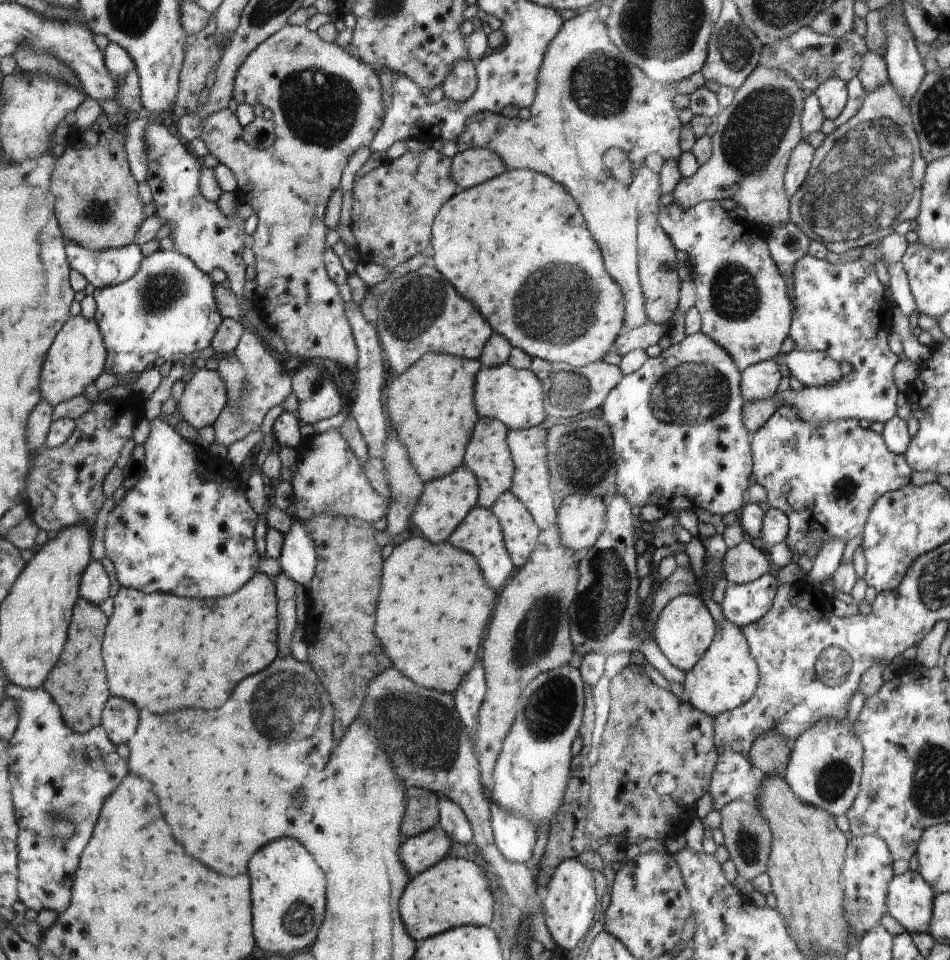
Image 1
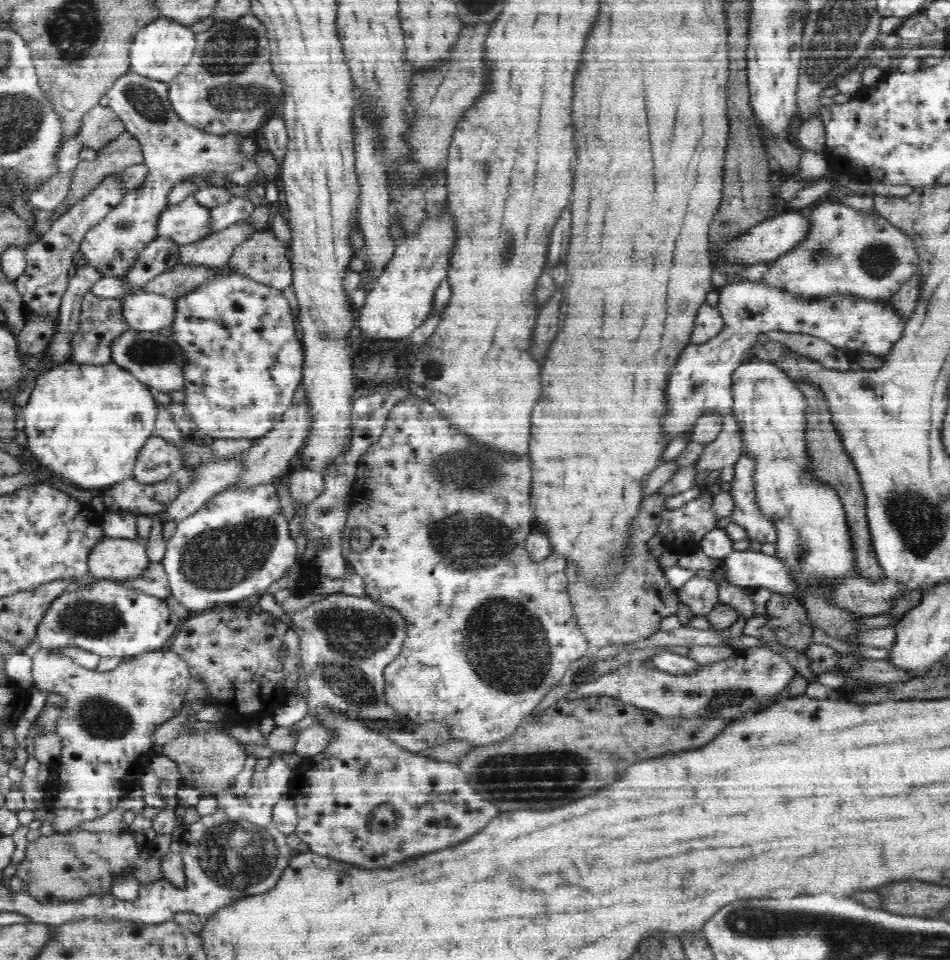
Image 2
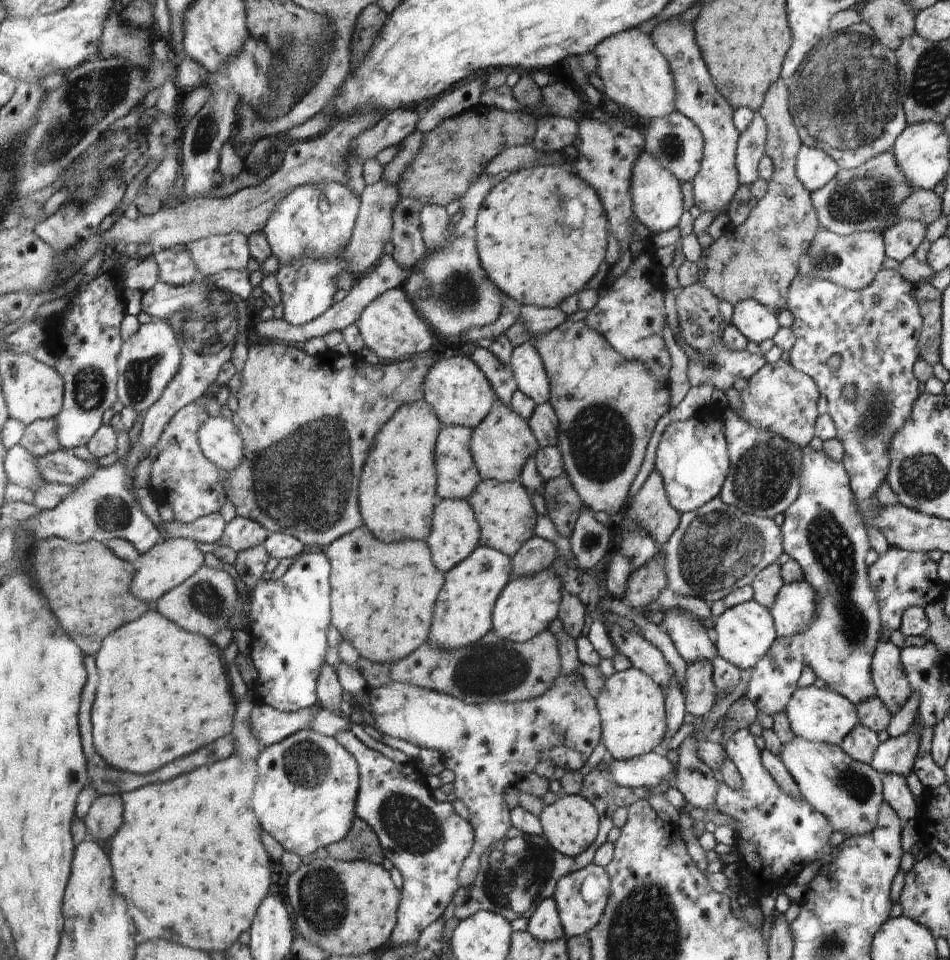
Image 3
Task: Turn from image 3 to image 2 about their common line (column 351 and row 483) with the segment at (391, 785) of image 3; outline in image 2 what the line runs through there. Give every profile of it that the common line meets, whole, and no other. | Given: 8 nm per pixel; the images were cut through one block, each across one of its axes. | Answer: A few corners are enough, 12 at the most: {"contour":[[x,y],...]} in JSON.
{"contour":[[753,460],[734,466],[730,520],[760,544],[777,540],[773,524],[757,510]]}

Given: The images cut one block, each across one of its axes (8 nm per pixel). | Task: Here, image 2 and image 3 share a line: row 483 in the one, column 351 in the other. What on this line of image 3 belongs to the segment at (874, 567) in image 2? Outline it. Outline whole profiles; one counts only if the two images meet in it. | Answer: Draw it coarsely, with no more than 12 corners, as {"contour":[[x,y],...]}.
{"contour":[[353,820],[349,835],[326,847],[342,861],[385,860],[377,834]]}

